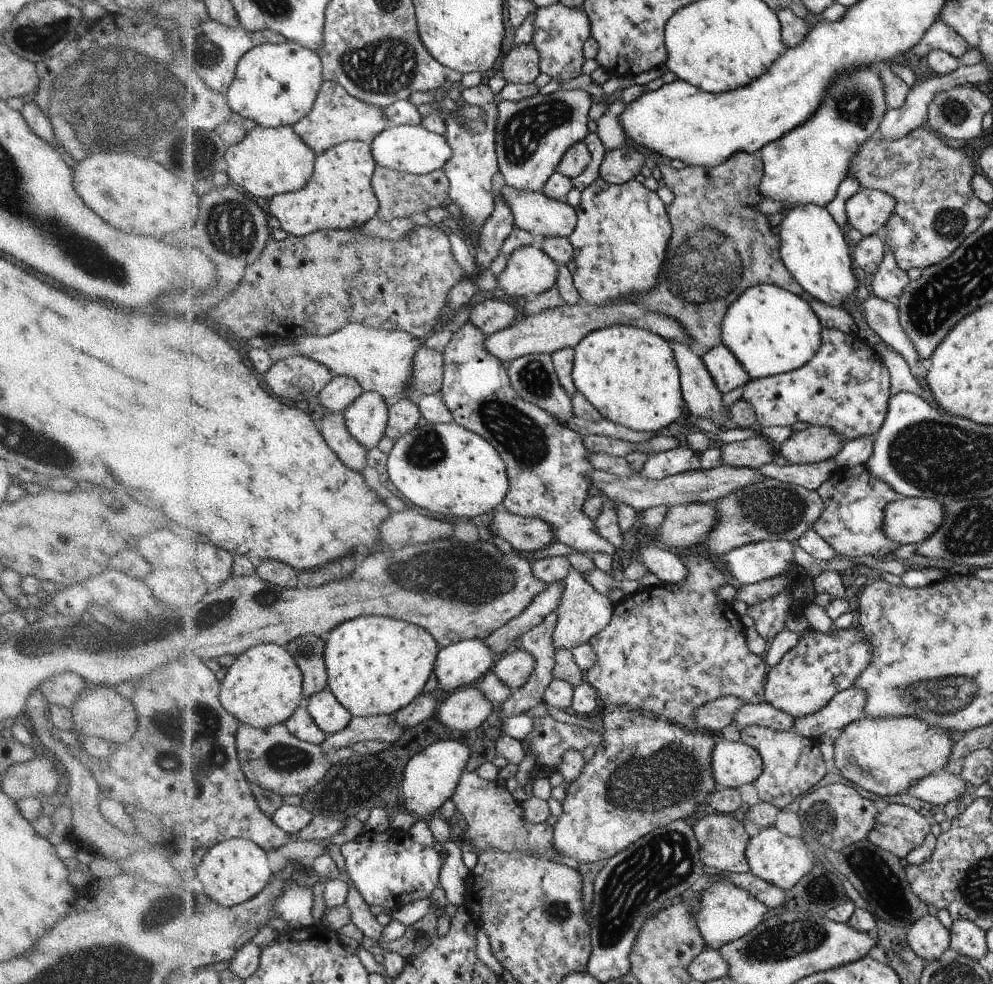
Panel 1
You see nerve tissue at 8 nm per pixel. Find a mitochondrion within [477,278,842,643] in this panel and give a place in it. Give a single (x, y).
(778, 509)

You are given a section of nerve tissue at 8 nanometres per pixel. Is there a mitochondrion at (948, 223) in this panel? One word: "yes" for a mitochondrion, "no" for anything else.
yes

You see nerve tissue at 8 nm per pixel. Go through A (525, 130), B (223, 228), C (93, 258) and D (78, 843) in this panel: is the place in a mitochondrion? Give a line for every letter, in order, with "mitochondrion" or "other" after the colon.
A: mitochondrion
B: mitochondrion
C: mitochondrion
D: other

